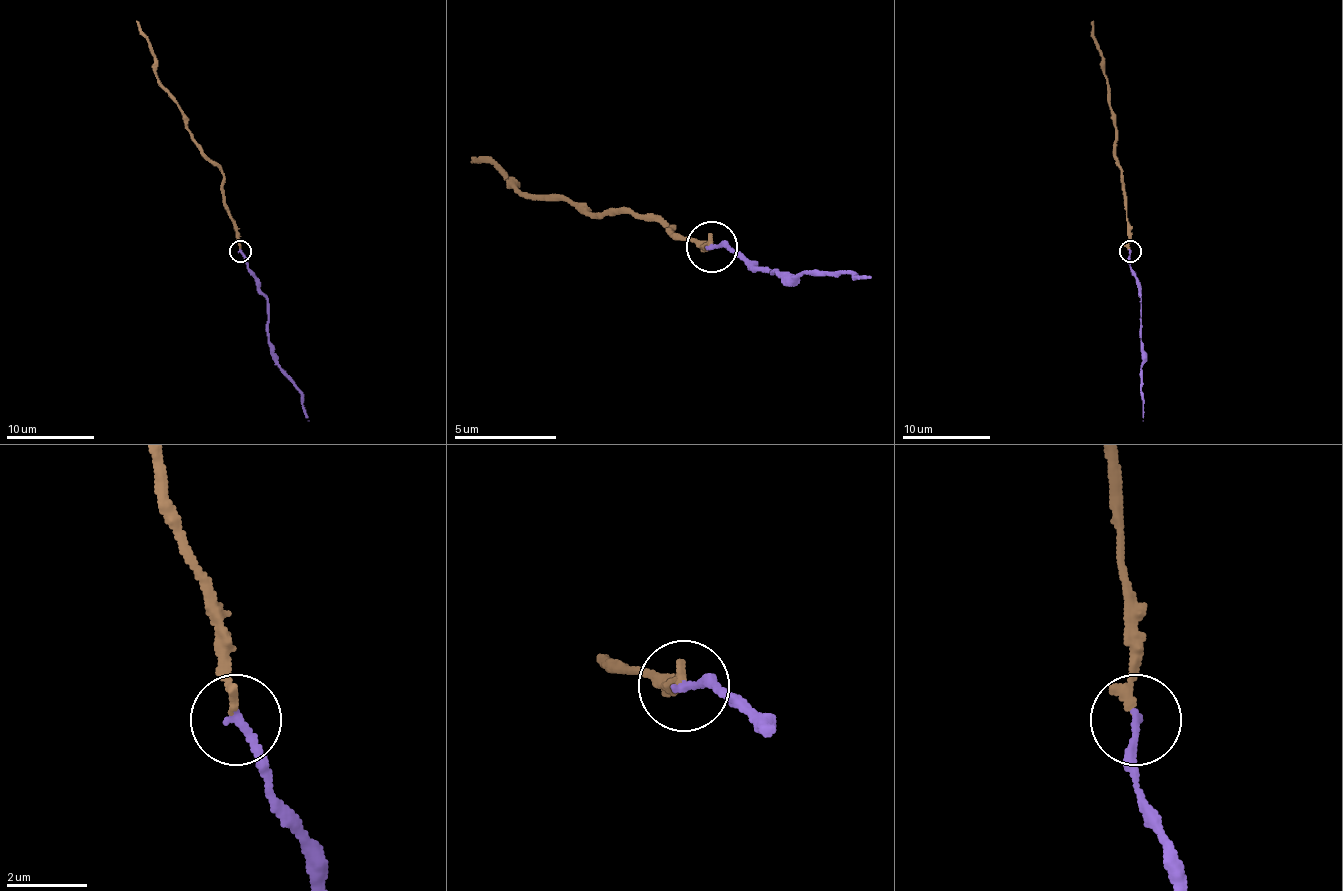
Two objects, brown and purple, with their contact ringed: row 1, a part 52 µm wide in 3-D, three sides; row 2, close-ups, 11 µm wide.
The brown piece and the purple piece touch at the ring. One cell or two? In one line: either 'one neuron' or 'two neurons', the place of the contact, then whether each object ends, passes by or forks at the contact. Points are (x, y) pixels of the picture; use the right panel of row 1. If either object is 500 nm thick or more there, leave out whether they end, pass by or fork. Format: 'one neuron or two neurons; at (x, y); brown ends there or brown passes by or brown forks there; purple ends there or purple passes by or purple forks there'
one neuron; at (1130, 251); brown ends there; purple ends there

